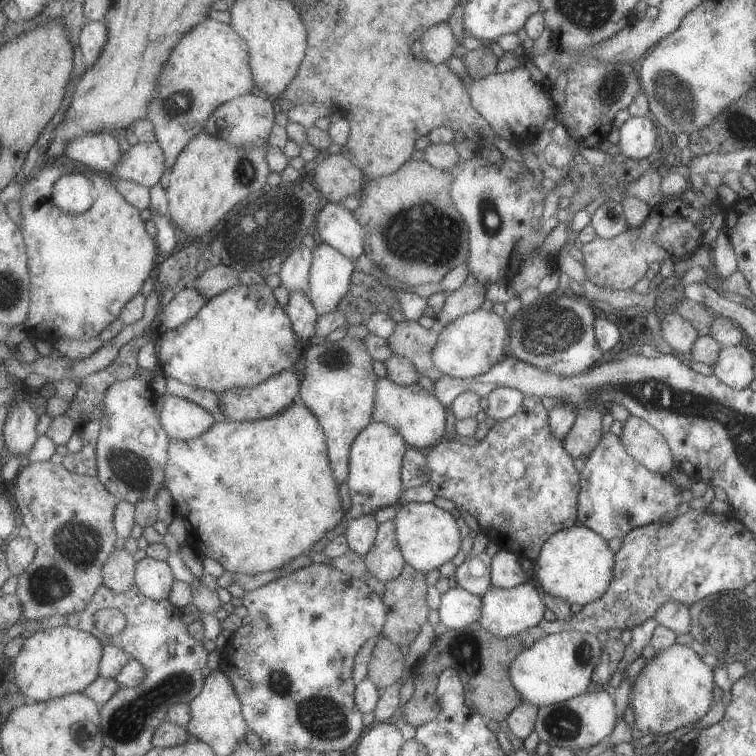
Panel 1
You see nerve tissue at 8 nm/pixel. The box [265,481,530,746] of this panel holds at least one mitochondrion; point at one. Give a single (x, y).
(325, 719)

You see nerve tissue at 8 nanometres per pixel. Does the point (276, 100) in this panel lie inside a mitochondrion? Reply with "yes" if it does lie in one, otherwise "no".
no

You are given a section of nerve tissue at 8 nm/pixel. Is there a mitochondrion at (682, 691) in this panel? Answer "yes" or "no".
no

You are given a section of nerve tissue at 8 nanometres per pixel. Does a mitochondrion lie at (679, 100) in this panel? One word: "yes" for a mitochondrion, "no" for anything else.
yes

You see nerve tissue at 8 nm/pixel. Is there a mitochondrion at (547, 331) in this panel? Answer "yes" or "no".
yes

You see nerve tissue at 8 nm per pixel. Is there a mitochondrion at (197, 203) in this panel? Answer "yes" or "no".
no

